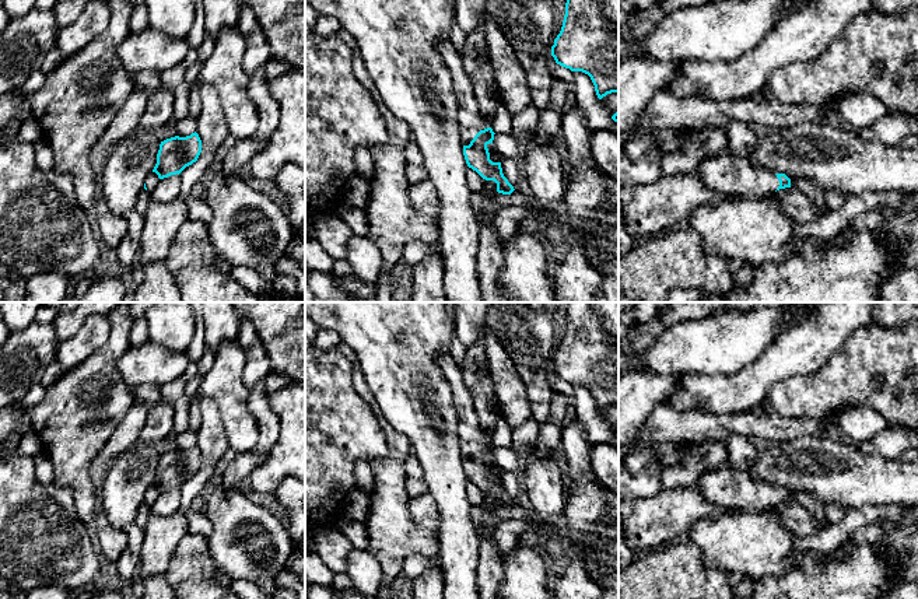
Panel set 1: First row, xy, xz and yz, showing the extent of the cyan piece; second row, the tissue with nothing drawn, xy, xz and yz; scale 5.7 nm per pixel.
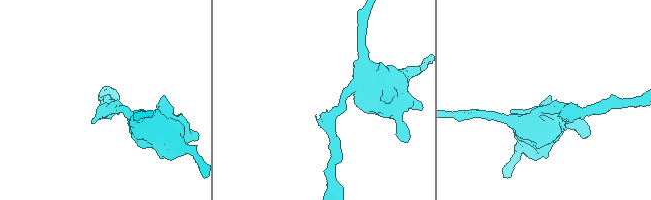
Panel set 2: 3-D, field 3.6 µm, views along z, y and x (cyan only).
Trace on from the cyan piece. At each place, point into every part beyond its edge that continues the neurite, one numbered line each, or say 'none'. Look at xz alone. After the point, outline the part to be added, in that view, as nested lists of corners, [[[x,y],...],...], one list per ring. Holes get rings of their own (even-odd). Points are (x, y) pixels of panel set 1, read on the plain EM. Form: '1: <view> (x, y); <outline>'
1: xz (470, 435); [[[437,353],[435,360],[451,386],[458,416],[460,451],[463,459],[469,459],[480,444],[487,442],[488,437],[479,425],[470,392],[462,379],[462,372],[458,364],[453,361],[449,353]]]

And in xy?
1: xy (153, 493); [[[151,486],[147,493],[146,493],[146,501],[148,505],[153,505],[155,502],[155,500],[158,498],[161,493],[158,491],[158,488],[155,486]]]

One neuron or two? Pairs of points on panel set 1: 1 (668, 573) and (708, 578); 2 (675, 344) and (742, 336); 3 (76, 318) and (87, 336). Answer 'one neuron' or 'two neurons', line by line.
1: one neuron
2: one neuron
3: two neurons

